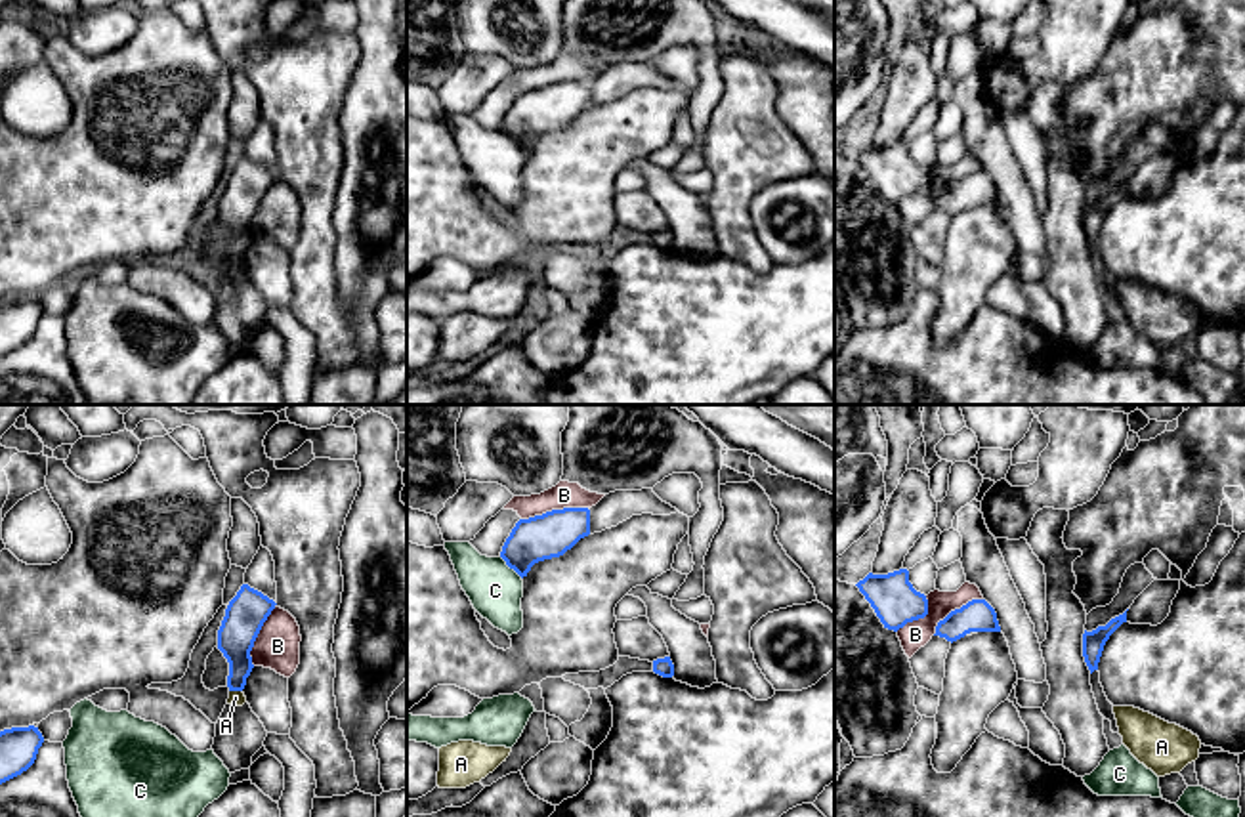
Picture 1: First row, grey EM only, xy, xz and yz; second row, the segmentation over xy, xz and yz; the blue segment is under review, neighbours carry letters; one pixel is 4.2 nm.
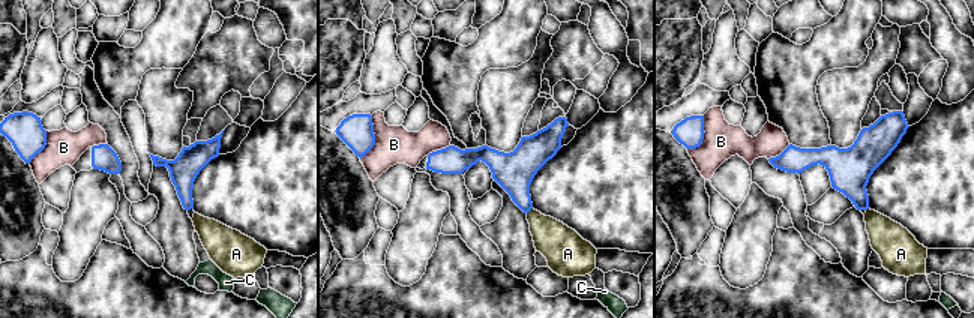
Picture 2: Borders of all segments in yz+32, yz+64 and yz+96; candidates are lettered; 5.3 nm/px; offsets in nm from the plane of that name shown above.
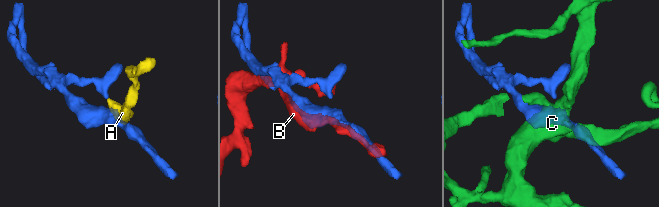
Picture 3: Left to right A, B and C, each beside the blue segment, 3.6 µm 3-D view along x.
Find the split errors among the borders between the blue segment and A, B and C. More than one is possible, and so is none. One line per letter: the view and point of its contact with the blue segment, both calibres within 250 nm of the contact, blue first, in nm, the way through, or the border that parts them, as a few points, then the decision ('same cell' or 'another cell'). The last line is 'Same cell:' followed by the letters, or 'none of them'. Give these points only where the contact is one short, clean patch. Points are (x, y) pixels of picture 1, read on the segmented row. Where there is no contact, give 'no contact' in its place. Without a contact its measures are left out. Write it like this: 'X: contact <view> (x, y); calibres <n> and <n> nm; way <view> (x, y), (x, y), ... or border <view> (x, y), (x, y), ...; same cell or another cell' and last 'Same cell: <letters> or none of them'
A: contact xy (235, 690); calibres 160 and 60 nm; border xy (230, 690), (241, 691); another cell
B: contact xz (554, 510); calibres 190 and 110 nm; another cell
C: contact xz (510, 567); calibres 190 and 220 nm; border xz (501, 556), (522, 577); another cell
Same cell: none of them

